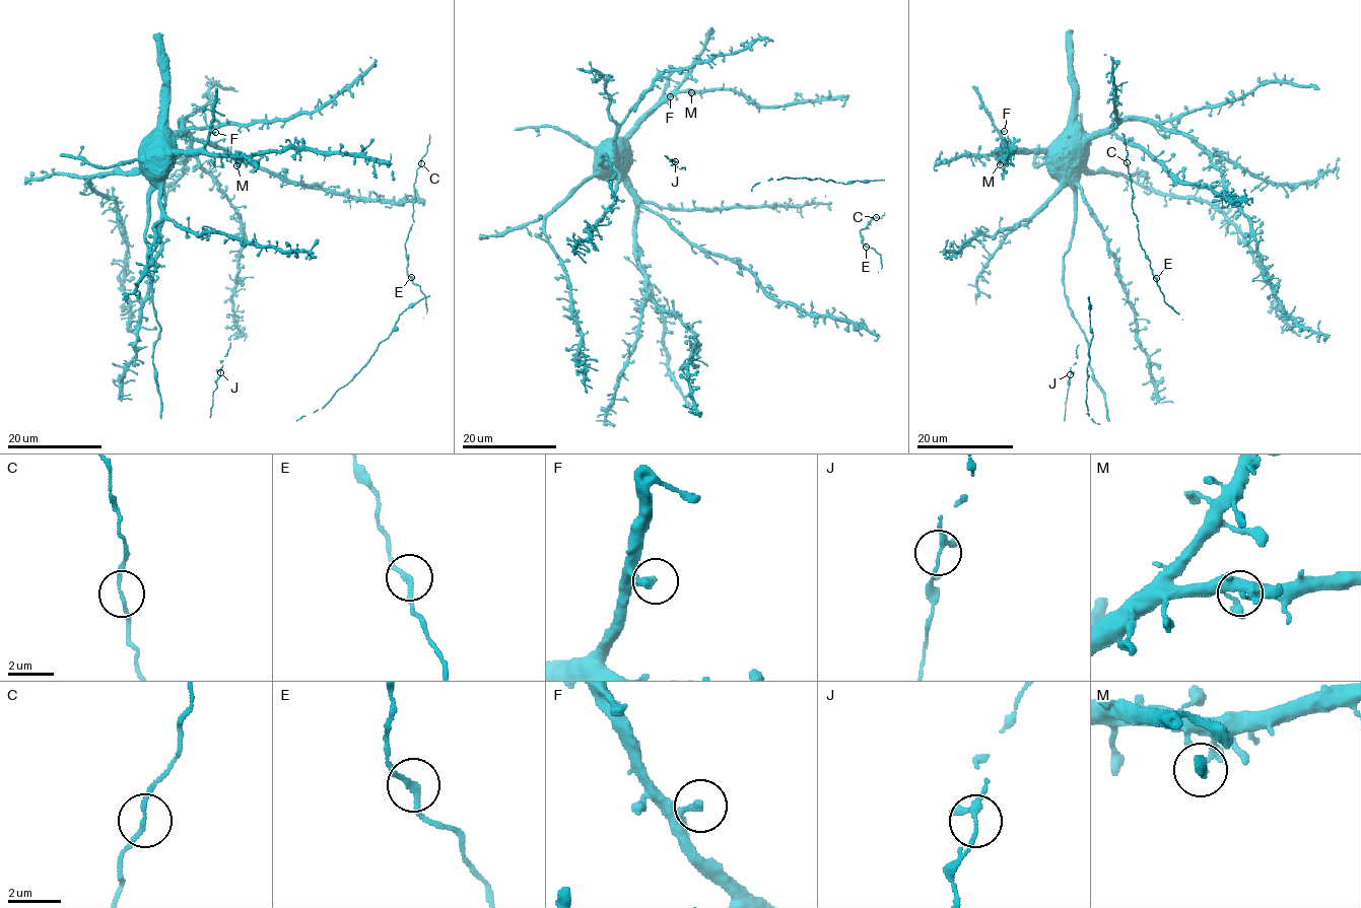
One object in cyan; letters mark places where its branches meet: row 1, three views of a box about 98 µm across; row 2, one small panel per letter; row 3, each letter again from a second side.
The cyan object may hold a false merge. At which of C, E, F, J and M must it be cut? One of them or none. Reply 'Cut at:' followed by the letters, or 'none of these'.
Cut at: none of these

